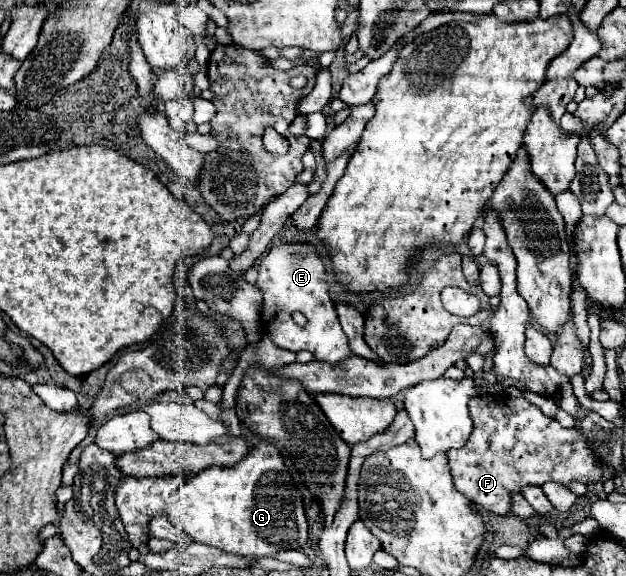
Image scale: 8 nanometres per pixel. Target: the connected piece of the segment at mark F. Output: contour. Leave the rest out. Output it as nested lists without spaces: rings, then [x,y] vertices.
[[[482,394],[474,396],[468,404],[470,418],[474,422],[474,430],[468,442],[462,448],[452,448],[446,452],[450,460],[450,470],[454,478],[454,486],[468,496],[474,504],[494,512],[494,514],[508,514],[510,512],[510,490],[520,490],[526,484],[542,486],[548,480],[566,484],[570,480],[578,482],[596,482],[602,476],[600,466],[594,460],[592,450],[588,448],[584,436],[576,428],[562,428],[554,418],[544,416],[534,404],[528,404],[524,398],[510,398],[506,394]]]

